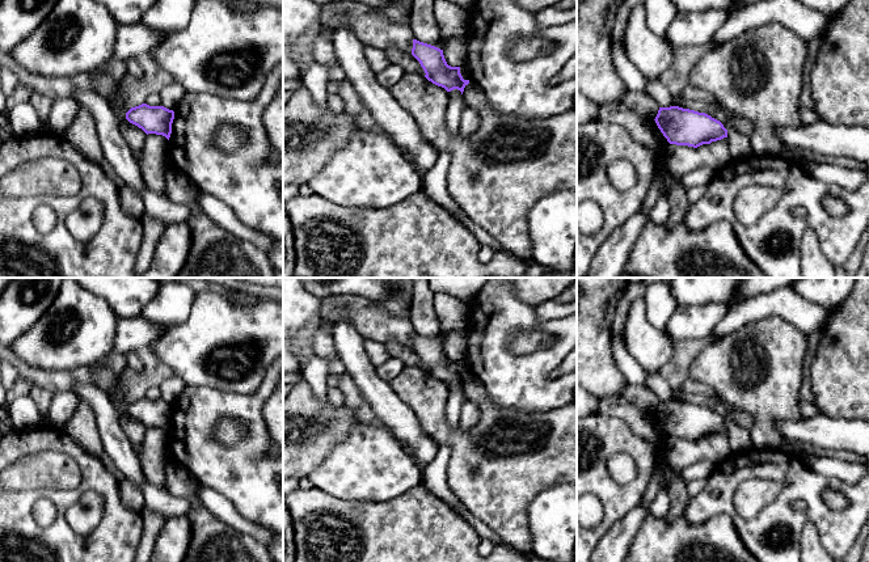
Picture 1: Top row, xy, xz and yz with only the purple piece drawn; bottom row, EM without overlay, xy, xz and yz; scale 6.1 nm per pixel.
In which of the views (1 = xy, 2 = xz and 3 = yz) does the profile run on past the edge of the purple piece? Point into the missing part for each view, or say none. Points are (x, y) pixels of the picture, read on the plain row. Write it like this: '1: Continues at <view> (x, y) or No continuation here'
1: No continuation here
2: No continuation here
3: No continuation here

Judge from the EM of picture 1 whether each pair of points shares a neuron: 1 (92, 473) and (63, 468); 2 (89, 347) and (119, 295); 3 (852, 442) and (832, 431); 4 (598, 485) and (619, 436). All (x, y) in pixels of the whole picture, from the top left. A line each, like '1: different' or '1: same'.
1: different
2: different
3: same
4: same

